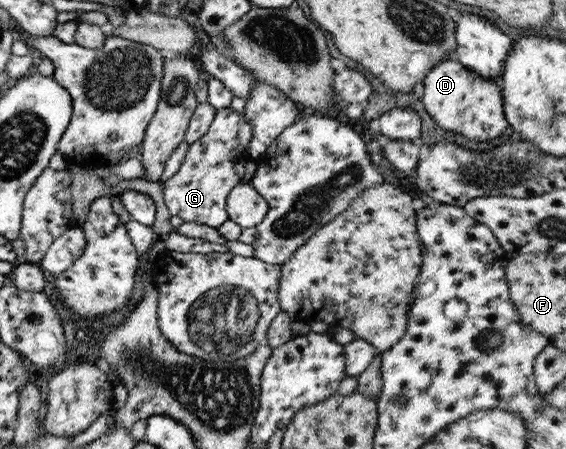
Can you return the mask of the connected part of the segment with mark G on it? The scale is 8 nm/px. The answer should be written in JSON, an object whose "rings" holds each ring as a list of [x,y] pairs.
{"rings":[[[229,108],[217,110],[206,134],[189,144],[177,173],[162,183],[162,199],[170,216],[215,229],[223,224],[229,218],[225,210],[226,196],[241,183],[245,172],[249,139],[251,126],[242,112]]]}

